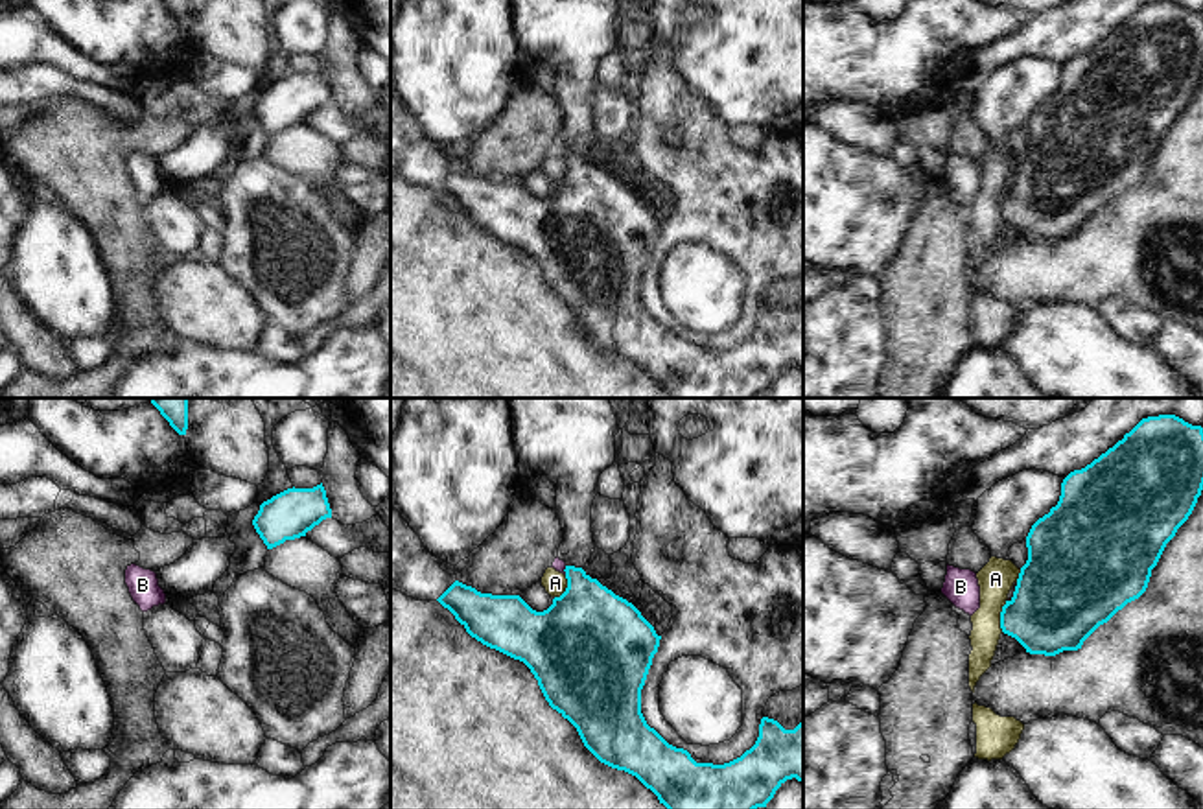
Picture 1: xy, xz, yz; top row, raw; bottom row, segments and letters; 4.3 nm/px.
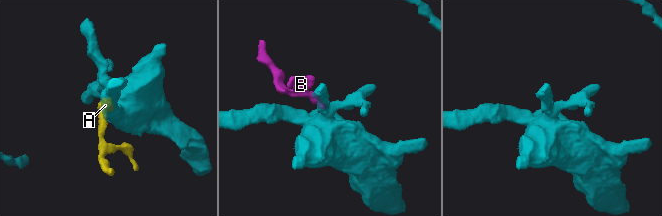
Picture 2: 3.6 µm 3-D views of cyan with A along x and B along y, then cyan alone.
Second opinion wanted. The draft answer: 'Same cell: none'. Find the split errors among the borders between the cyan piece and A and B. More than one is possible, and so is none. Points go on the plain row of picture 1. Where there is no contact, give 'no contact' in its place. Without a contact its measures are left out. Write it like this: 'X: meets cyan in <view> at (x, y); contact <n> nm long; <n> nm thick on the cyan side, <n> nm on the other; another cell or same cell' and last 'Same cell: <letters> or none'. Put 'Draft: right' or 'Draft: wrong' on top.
Draft: wrong
A: meets cyan in yz at (1001, 203); contact 140 nm long; 380 nm thick on the cyan side, 160 nm on the other; another cell
B: meets cyan in xz at (564, 157); contact 40 nm long; 340 nm thick on the cyan side, 50 nm on the other; same cell
Same cell: B

